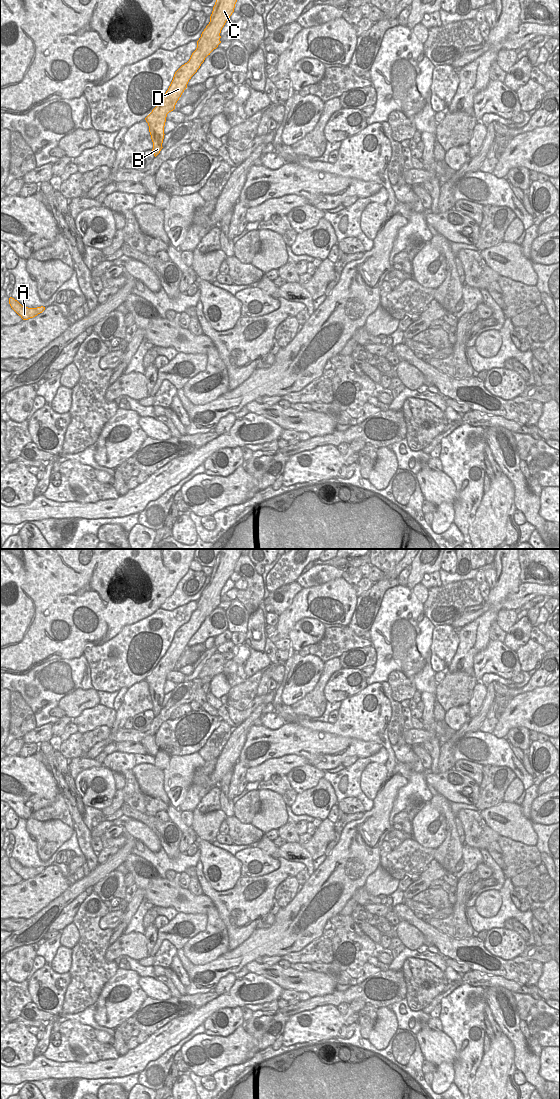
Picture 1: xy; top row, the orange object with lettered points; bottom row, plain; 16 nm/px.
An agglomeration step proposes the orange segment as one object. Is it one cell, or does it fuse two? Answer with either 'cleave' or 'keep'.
keep

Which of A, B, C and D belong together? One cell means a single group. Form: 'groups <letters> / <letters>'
groups A B C D

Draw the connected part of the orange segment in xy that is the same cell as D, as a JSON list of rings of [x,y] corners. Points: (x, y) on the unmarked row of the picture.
[[[223,549],[216,557],[210,576],[210,582],[197,601],[197,608],[189,621],[182,625],[174,634],[173,640],[156,667],[145,678],[153,702],[153,713],[156,717],[162,707],[164,686],[167,674],[175,669],[191,637],[197,632],[205,618],[221,603],[220,593],[226,581],[234,572],[235,564],[243,549]]]

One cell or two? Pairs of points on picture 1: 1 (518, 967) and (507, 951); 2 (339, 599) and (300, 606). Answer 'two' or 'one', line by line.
1: two
2: one

